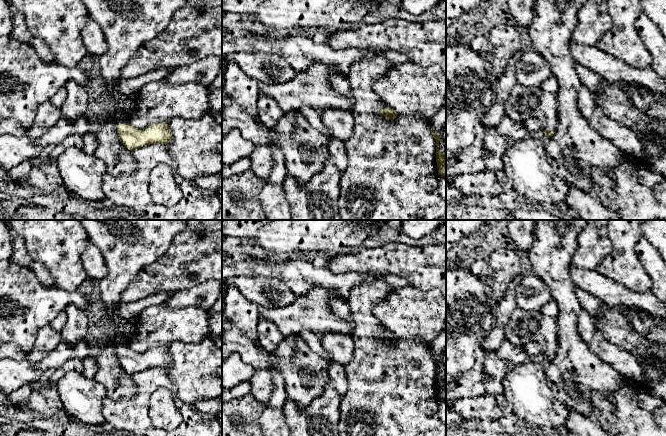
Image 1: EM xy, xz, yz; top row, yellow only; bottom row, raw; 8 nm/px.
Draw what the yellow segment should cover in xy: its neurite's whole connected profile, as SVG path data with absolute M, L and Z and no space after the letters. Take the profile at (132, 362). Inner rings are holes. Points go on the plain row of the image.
M117 343L115 349L121 367L130 375L150 368L166 369L171 364L167 346L154 347L144 353L138 353L133 351L128 343Z

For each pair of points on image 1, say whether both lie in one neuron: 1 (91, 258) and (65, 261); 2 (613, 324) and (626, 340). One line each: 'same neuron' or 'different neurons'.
1: different neurons
2: same neuron

